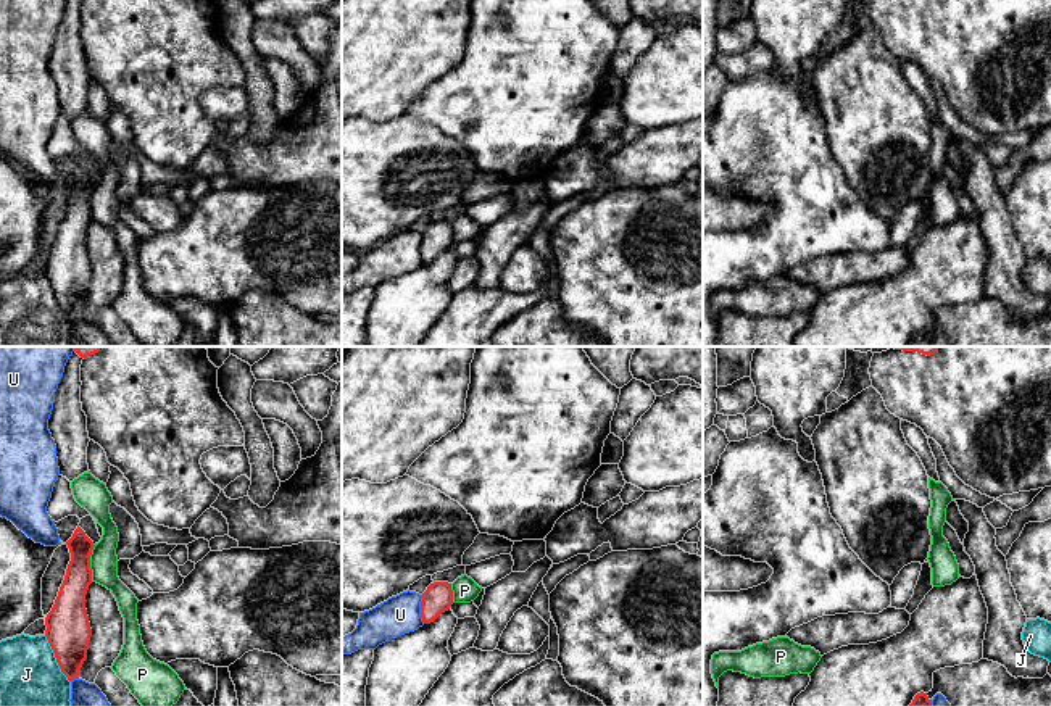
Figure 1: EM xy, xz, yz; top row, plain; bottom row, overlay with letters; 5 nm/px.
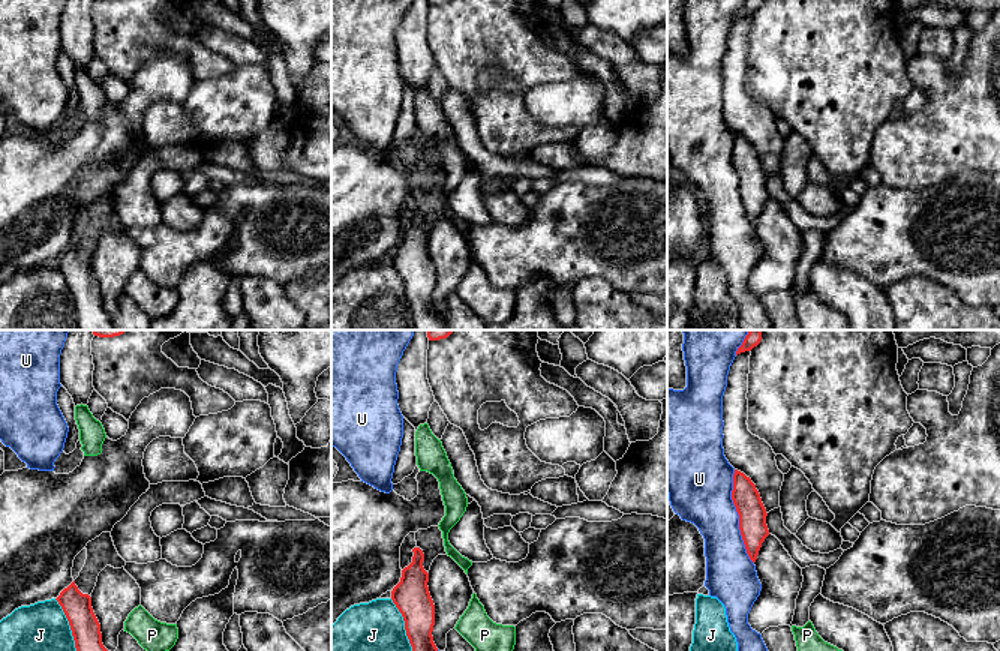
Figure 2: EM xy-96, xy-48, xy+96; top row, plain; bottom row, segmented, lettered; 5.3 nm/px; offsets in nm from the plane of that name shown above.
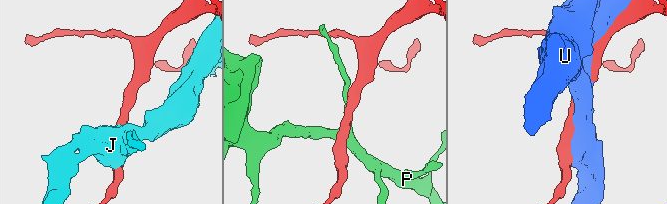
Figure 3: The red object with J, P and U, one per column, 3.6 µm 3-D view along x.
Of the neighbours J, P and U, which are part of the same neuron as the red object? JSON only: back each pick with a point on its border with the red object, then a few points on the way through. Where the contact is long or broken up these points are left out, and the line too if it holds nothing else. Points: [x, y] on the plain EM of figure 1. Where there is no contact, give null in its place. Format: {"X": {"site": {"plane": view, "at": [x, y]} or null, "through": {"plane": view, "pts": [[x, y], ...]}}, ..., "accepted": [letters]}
{"accepted": []}

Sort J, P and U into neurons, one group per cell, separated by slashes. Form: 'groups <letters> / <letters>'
groups J / P / U

